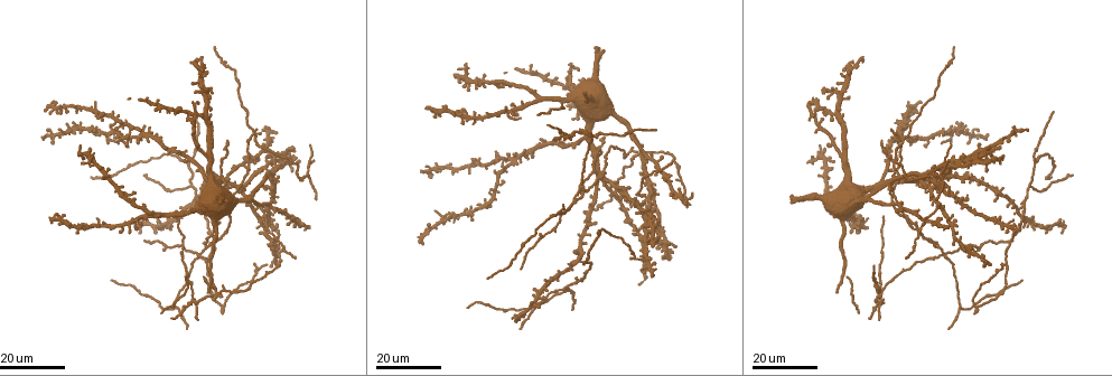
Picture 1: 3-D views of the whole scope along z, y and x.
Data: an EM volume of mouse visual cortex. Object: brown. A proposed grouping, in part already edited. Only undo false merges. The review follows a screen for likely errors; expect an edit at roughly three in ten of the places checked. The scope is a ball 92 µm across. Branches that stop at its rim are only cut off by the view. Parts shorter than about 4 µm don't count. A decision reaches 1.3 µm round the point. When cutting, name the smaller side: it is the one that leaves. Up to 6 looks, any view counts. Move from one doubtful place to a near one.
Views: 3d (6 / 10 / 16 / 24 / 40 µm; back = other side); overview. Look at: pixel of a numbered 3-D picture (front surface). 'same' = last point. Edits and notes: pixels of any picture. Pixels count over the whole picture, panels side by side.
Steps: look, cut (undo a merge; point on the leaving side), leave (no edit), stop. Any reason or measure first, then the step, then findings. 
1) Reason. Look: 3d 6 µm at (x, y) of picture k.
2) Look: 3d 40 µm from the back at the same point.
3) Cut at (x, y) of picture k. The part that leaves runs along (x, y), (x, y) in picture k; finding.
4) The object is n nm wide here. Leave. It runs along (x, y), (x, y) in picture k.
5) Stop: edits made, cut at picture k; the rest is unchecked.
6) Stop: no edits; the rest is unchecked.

Four or more arms meet. Look: 3d 16 µm at (192, 298) of picture 1.

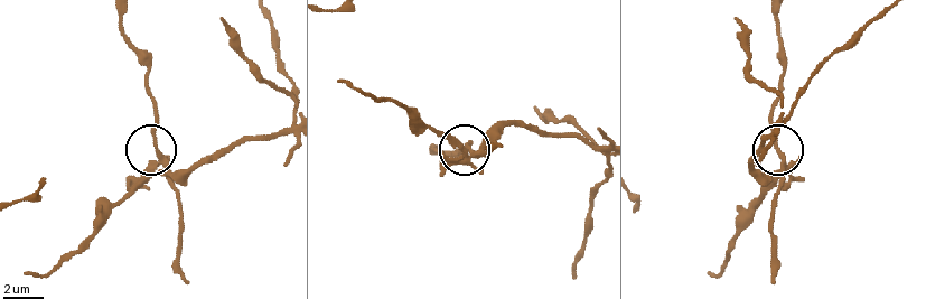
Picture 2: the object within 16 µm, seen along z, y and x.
Zoom in. Look: 3d 10 µm at (158, 160) of picture 2.

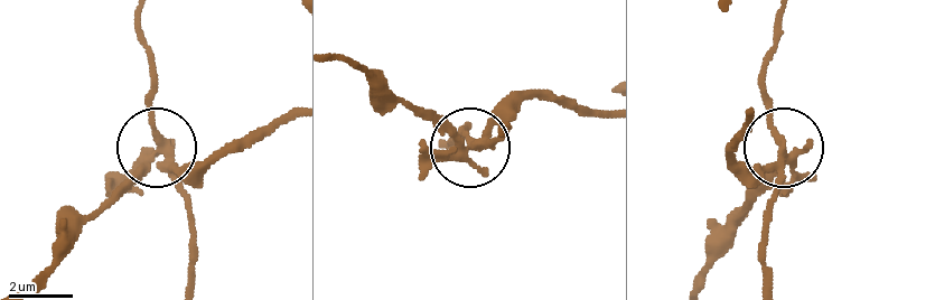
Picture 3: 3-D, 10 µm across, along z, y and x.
The object is 240 nm wide here. Cut at (498, 111) of picture 3. The part that leaves runs along (479, 142), (533, 97), (605, 113) in picture 3; a second cell is stuck on.

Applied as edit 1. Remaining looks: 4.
Three-way junction. Look: 3d 16 µm at (552, 214) of picture 1.

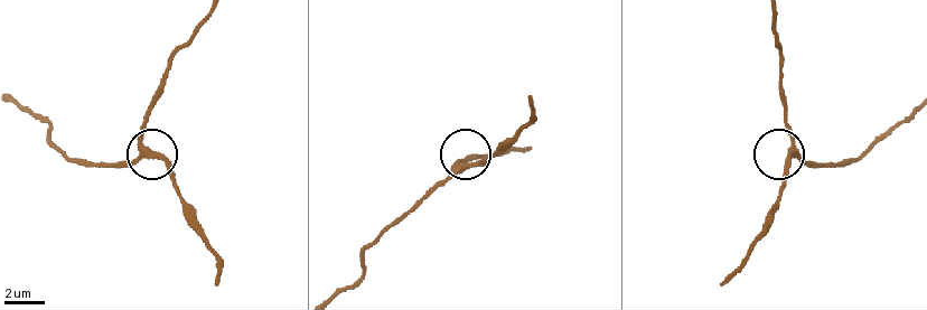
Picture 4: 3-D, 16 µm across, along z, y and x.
Look: 3d 10 µm at (145, 155) of picture 4.

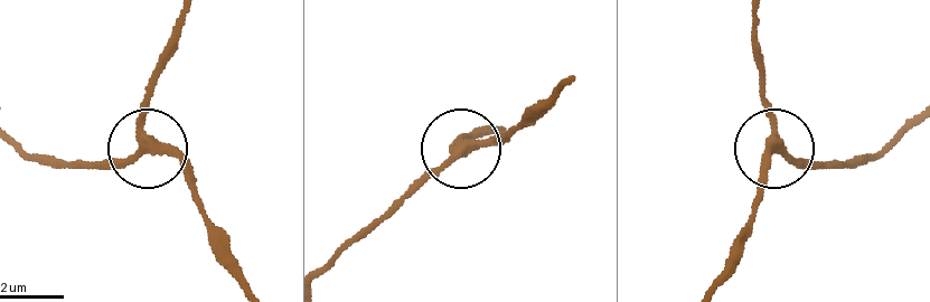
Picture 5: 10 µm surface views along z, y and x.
3 arms meet here. Leave. It runs along (503, 126), (468, 134), (460, 150), (514, 134) in picture 5; one cell here.

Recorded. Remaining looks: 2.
Thin arm on a thick one. Look: 3d 24 µm at (441, 217) of picture 1.

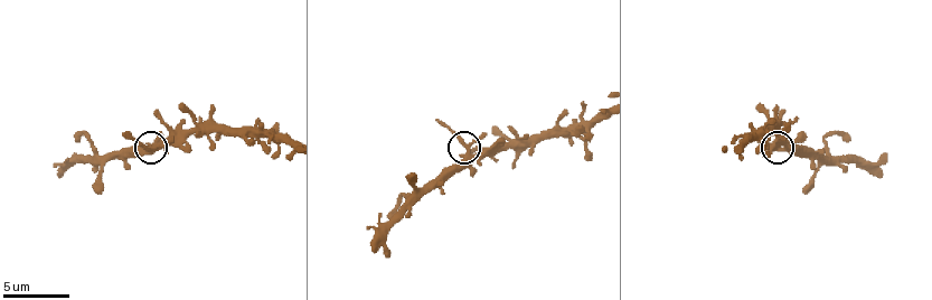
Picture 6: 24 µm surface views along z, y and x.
Look: 3d 6 µm at (470, 153) of picture 6.

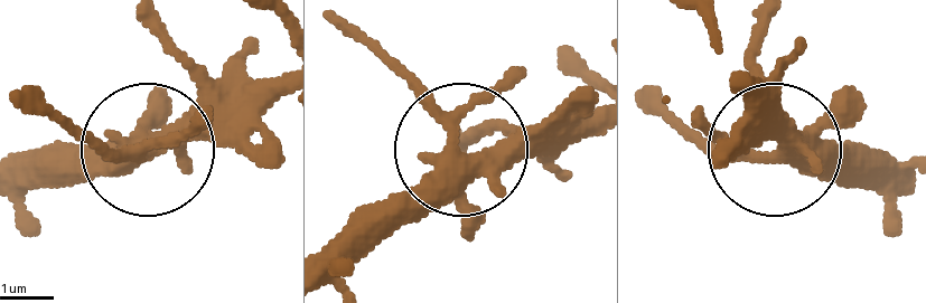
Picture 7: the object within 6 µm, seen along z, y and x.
The object is 340 nm wide here. Leave. One cell here.

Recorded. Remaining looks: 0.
Stop: edits made, cut at picture 3; the rest is unchecked.

